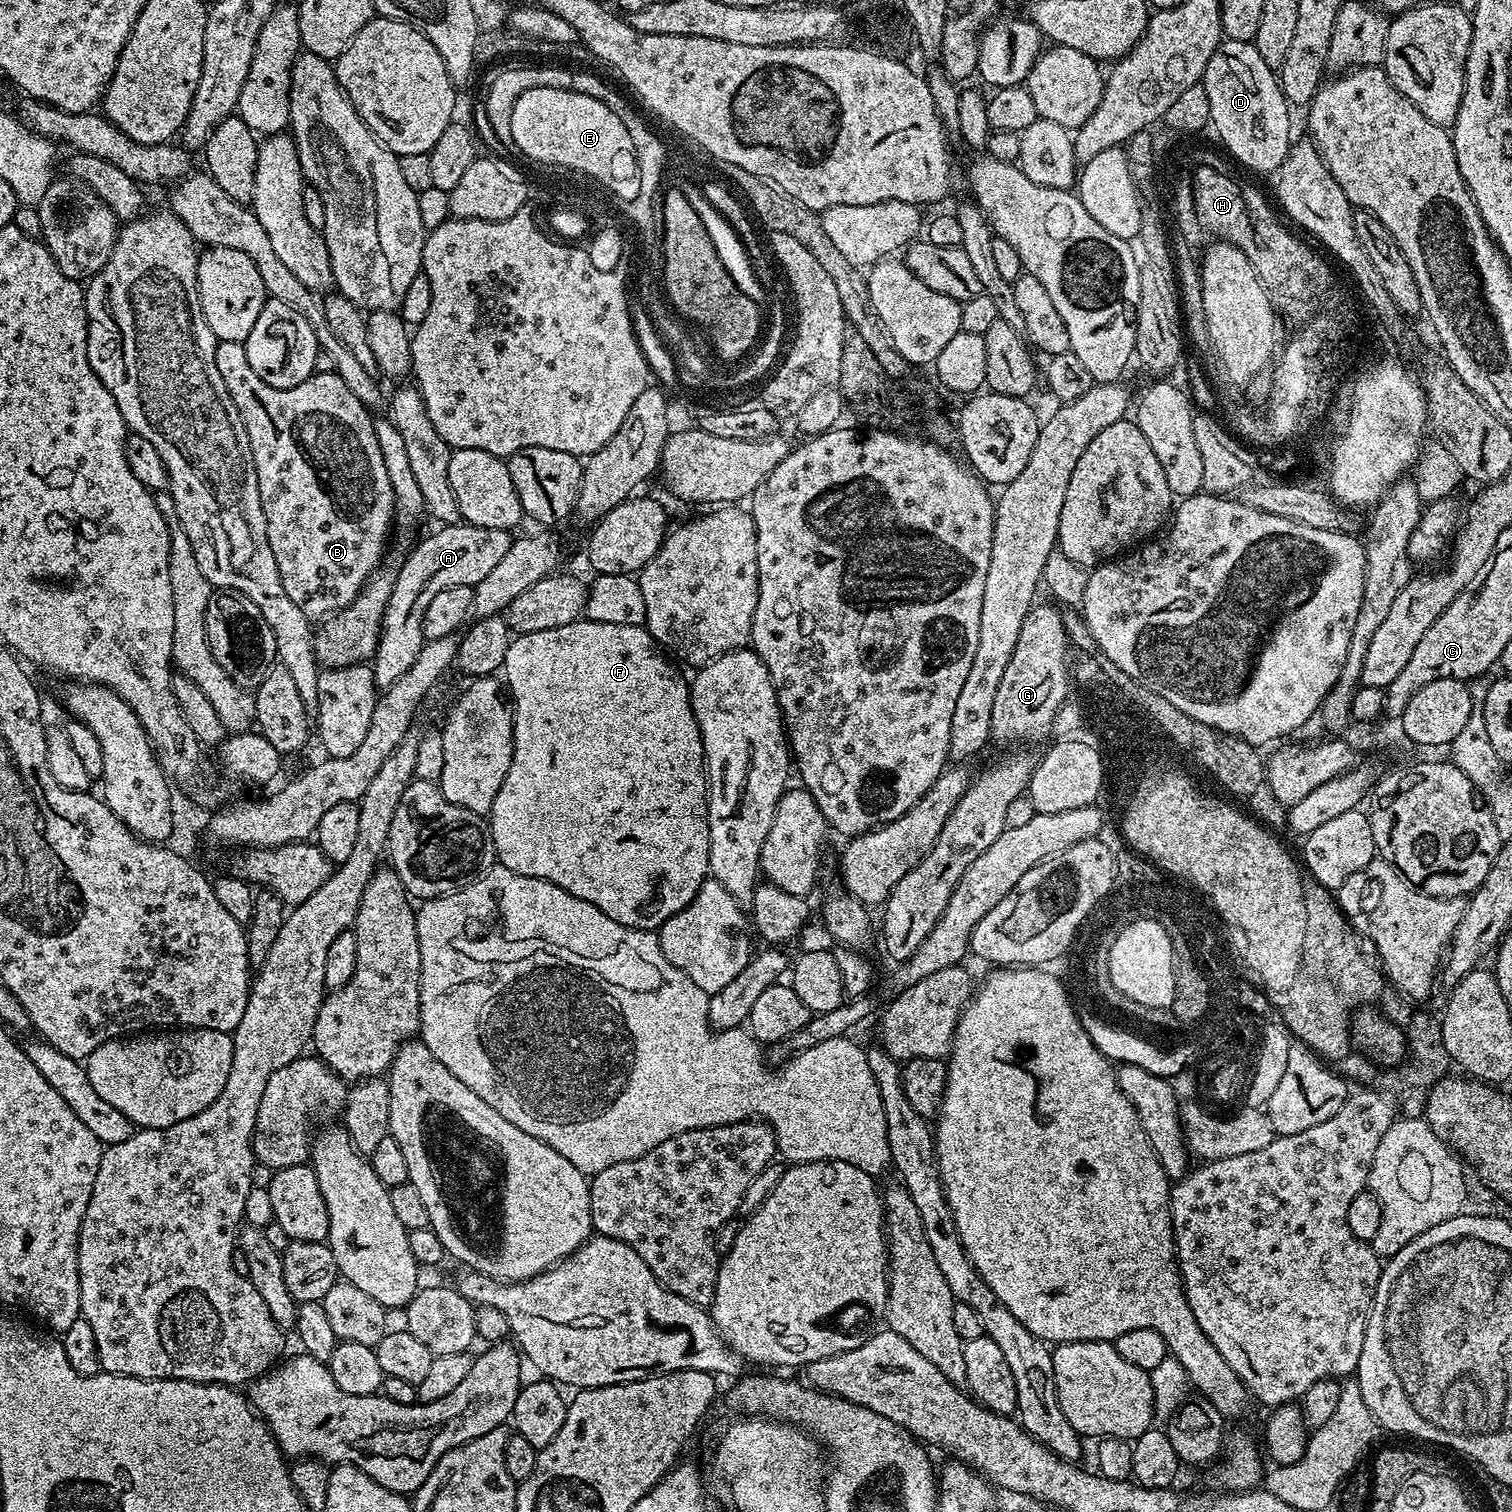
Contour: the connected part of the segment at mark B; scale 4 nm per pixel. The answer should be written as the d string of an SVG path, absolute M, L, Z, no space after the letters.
M222 340L222 341L219 341L219 343L217 343L217 345L216 345L216 353L215 353L215 354L214 354L214 362L215 362L215 363L216 363L216 365L217 365L217 366L218 366L218 370L219 370L219 371L220 371L220 373L221 373L221 374L222 374L222 382L226 382L226 390L230 390L230 398L231 398L231 399L232 399L232 401L233 401L233 402L234 402L234 406L238 406L238 414L239 414L239 415L240 415L240 417L241 417L241 418L242 418L242 422L243 422L243 423L244 423L244 425L245 425L245 426L246 426L246 434L247 434L247 435L248 435L248 437L249 437L249 438L250 438L250 450L251 450L251 451L252 451L252 453L253 453L253 454L254 454L254 466L255 466L255 467L256 467L256 473L257 473L257 474L258 474L258 494L259 494L259 495L260 495L260 497L261 497L261 498L262 498L262 514L266 514L266 534L267 534L267 535L268 535L268 537L269 537L269 538L270 538L270 550L274 550L274 562L278 562L278 574L282 574L282 586L283 586L283 587L284 587L284 588L285 588L285 589L286 589L286 594L290 594L290 599L292 599L292 601L293 601L293 602L294 602L294 606L298 606L298 610L302 610L302 614L306 614L306 615L307 615L307 616L308 616L308 619L309 619L309 621L312 621L312 622L317 622L317 621L316 621L316 620L320 620L320 619L321 619L321 620L320 620L320 621L323 621L323 620L324 620L324 619L325 619L325 618L328 618L328 617L331 617L331 616L332 616L332 615L333 615L333 614L336 614L336 613L339 613L339 611L340 611L340 609L342 609L342 608L347 608L347 606L348 606L348 604L349 604L349 603L350 603L350 602L354 602L354 598L355 598L355 597L356 597L356 595L357 595L357 594L358 594L358 593L360 593L360 591L362 591L362 589L364 589L364 584L365 584L365 583L366 583L366 581L367 581L367 580L368 580L368 577L369 577L369 576L371 576L371 575L372 575L372 573L373 573L373 572L375 572L375 571L376 571L376 569L377 569L377 568L379 568L379 567L381 567L381 564L382 564L382 561L383 561L383 560L380 560L380 559L382 559L382 558L383 558L383 556L384 556L384 547L386 547L386 546L387 546L387 544L388 544L388 536L389 536L389 540L390 540L390 533L391 533L391 532L392 532L392 531L393 531L393 528L394 528L394 517L395 517L395 515L396 515L396 511L395 511L395 510L394 510L394 490L393 490L393 489L392 489L392 487L391 487L391 486L390 486L390 477L389 477L389 476L387 476L387 475L386 475L386 465L384 465L384 464L383 464L383 462L382 462L382 450L378 450L378 438L374 438L374 426L373 426L373 425L372 425L372 422L373 422L373 417L372 417L372 416L371 416L371 415L370 415L370 412L369 412L369 409L367 409L367 408L365 408L365 407L364 407L364 404L363 404L363 403L362 403L362 402L361 402L361 400L359 400L359 399L358 399L358 398L354 398L354 394L350 394L350 389L349 389L349 388L348 388L348 387L347 387L347 386L346 386L346 382L342 382L342 378L341 378L341 377L340 377L340 376L337 376L337 375L336 375L336 373L335 373L335 371L333 371L333 372L328 372L328 373L320 373L320 372L317 372L317 373L315 373L315 374L314 374L314 375L313 375L313 376L311 376L311 377L310 377L310 378L306 378L306 382L302 382L302 383L301 383L301 384L299 384L299 385L298 385L298 386L294 386L294 387L293 387L293 388L275 388L275 387L274 387L274 386L270 386L270 385L269 385L269 384L267 384L267 383L266 383L266 382L262 382L262 378L258 378L258 374L254 374L254 370L253 370L253 369L252 369L252 367L250 367L250 362L249 362L249 361L248 361L248 360L247 360L247 359L246 359L246 350L245 350L245 349L244 349L244 346L243 346L243 343L241 343L241 342L226 342L226 341L225 341L225 340Z

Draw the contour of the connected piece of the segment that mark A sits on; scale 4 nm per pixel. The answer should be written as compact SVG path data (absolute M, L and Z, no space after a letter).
M457 522L437 527L437 532L429 534L425 540L415 541L412 553L395 569L396 581L387 610L384 612L384 625L380 628L380 642L371 661L372 673L376 676L377 689L383 690L394 686L410 666L425 644L422 618L430 598L438 590L450 586L475 586L498 566L506 550L510 550L514 539L509 530L490 530L490 526L474 526Z

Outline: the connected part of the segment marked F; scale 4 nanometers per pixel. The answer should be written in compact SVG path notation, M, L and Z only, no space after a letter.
M581 618L554 630L538 630L534 634L519 634L512 638L502 667L502 676L504 674L503 679L514 705L516 749L506 782L502 782L502 790L498 790L498 798L494 798L490 813L497 861L523 876L549 880L554 886L574 894L574 898L582 898L582 902L598 906L606 918L614 918L614 922L631 928L659 930L672 915L678 914L694 899L704 880L710 876L708 774L704 739L692 709L689 681L686 676L684 680L675 666L649 634L647 627L607 624Z

